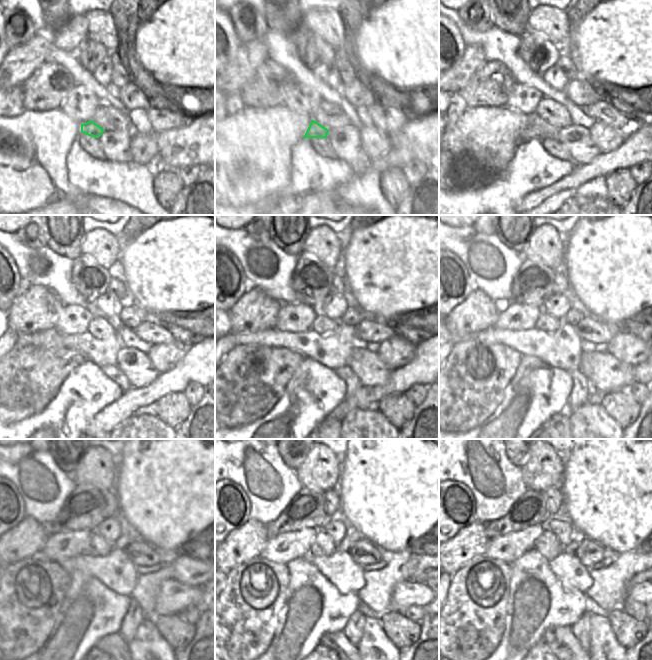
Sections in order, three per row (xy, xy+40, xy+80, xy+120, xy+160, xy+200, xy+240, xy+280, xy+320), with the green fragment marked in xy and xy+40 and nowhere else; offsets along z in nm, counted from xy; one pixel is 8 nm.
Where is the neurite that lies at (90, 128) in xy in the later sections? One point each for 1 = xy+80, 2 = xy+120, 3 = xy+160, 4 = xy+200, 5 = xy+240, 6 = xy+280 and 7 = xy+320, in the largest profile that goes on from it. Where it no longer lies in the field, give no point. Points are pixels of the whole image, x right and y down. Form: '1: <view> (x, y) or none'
1: xy+80 (530, 131)
2: xy+120 (44, 371)
3: xy+160 (268, 369)
4: xy+200 (491, 368)
5: xy+240 (42, 592)
6: xy+280 (265, 591)
7: xy+320 (496, 592)

